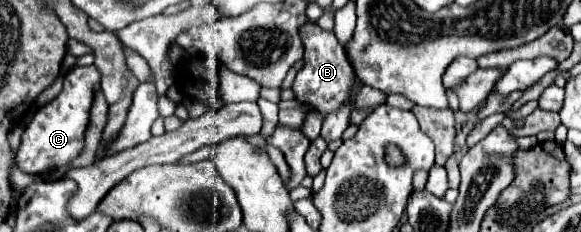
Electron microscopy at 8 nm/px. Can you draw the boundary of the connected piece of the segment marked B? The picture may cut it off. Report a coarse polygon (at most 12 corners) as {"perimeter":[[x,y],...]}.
{"perimeter":[[302,27],[296,101],[324,115],[348,99],[354,71],[332,31]]}

